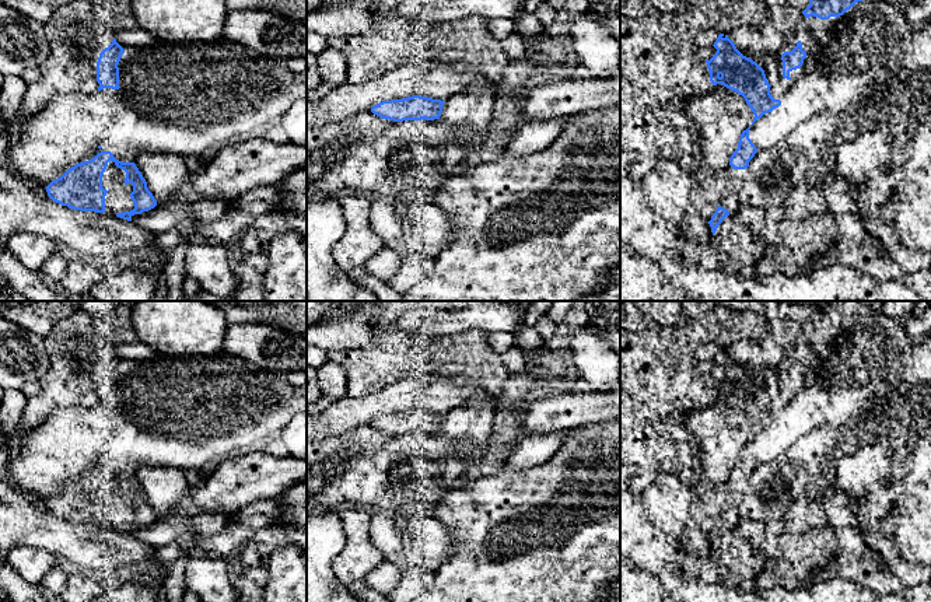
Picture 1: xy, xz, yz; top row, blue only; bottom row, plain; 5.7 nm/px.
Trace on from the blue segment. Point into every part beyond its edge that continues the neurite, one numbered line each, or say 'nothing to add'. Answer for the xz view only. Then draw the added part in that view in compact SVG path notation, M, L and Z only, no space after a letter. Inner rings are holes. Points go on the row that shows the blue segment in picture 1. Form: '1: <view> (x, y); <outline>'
nothing to add

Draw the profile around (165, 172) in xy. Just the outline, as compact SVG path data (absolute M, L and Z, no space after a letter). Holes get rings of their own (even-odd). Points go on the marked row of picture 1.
M140 153L136 167L158 204L176 202L178 189L189 182L183 157L172 153Z

